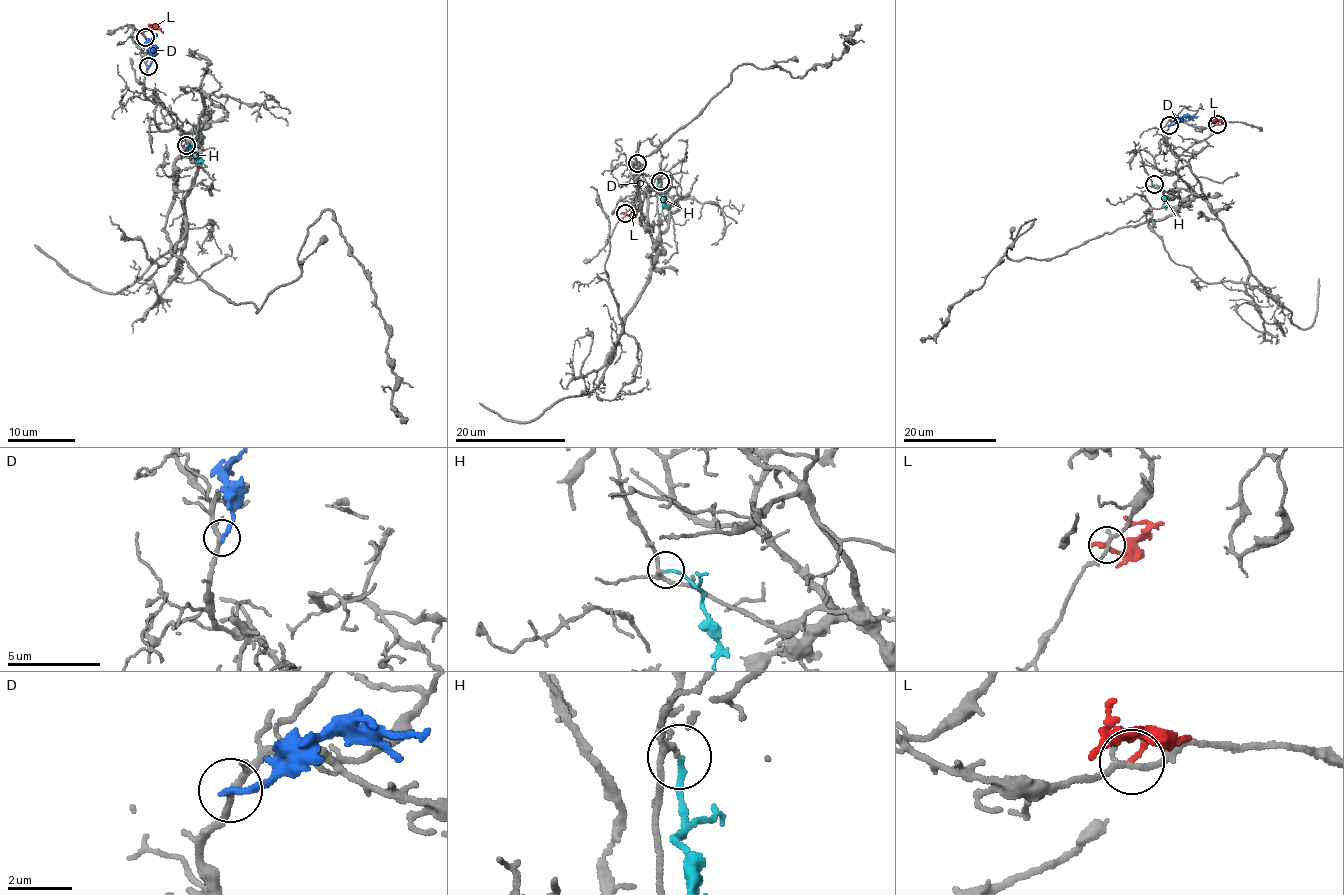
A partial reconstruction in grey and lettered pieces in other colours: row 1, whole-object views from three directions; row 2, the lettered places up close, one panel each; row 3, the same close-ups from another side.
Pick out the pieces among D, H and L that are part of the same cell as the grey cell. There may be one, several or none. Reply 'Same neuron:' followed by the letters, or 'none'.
Same neuron: H

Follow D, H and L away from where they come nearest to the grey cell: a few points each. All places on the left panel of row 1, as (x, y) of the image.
D: (149, 66), (151, 42), (157, 33)
H: (186, 145), (206, 166)
L: (144, 36), (143, 33), (148, 28), (156, 27), (163, 32)

